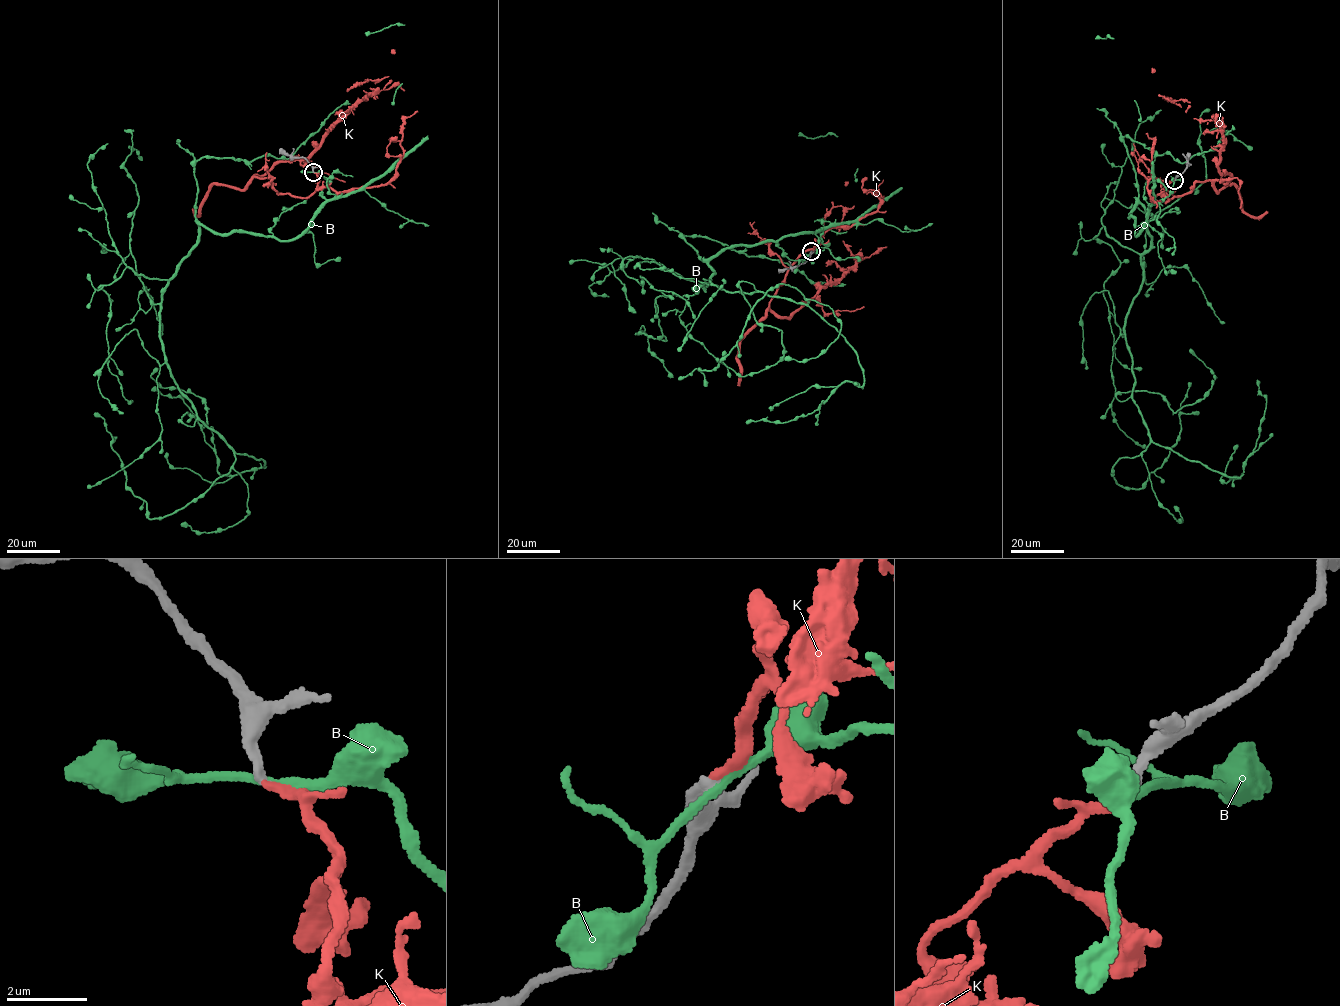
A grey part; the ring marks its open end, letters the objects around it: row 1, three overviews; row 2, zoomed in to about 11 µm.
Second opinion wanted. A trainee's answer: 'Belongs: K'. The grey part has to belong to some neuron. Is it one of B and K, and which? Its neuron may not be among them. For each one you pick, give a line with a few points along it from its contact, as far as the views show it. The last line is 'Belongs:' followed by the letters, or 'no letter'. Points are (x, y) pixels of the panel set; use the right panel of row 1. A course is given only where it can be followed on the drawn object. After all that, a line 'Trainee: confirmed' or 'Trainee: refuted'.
K: course (1174, 180), (1165, 202), (1196, 182), (1226, 184), (1225, 139), (1218, 122), (1170, 99), (1152, 68)
Belongs: K
Trainee: confirmed

